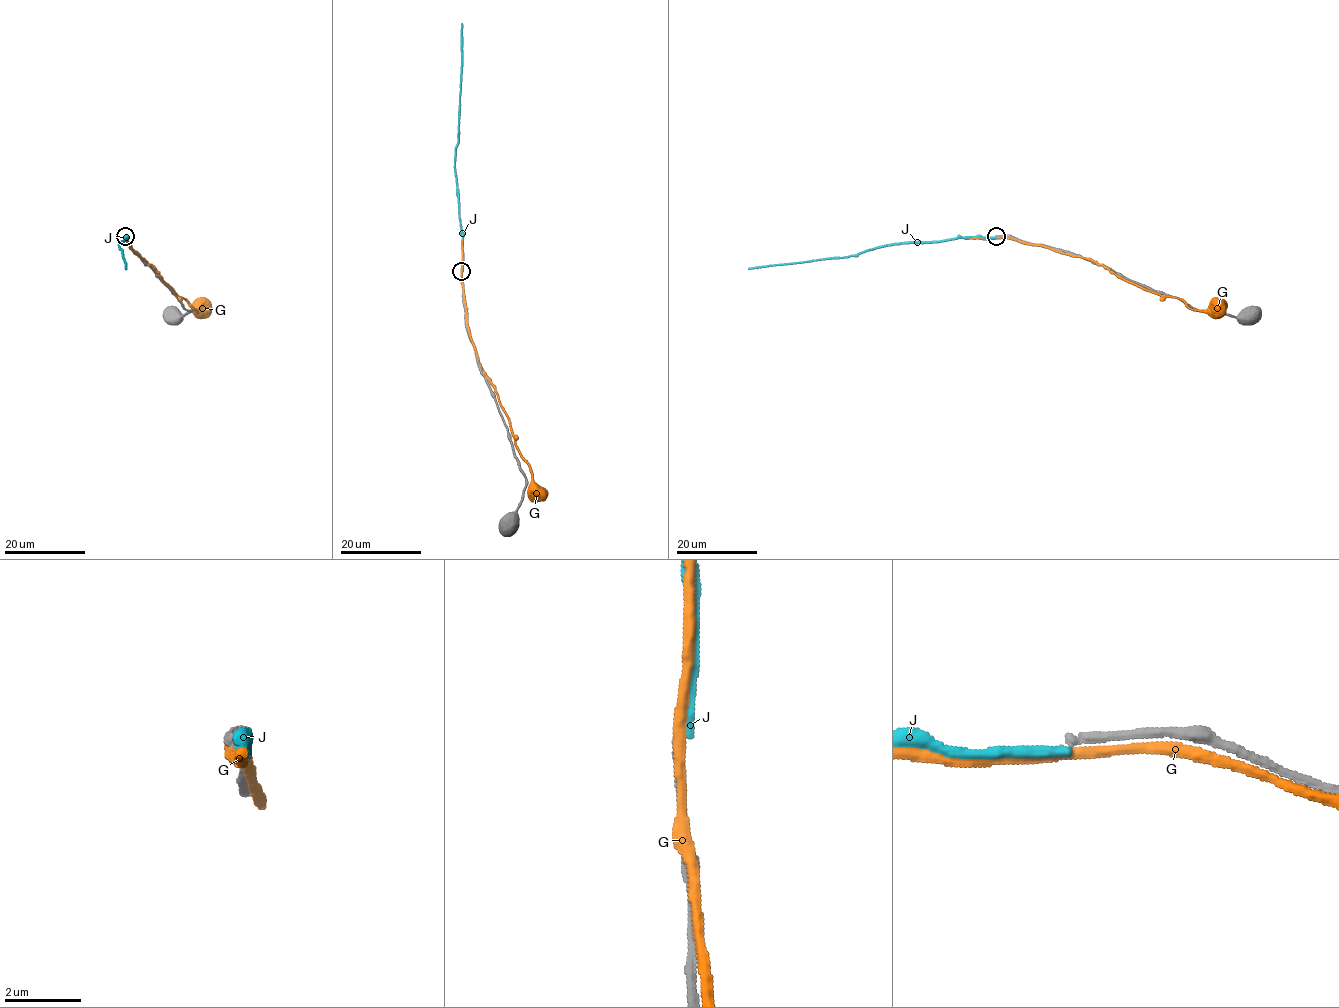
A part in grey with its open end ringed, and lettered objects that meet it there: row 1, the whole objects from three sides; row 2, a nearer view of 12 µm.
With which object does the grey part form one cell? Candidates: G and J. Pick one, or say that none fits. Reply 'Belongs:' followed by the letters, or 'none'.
Belongs: none

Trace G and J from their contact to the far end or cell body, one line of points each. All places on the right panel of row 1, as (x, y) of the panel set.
G: (997, 237), (1009, 237), (1087, 257), (1143, 289), (1179, 298), (1189, 308), (1208, 310), (1216, 306)
J: (995, 237), (886, 244), (841, 257), (748, 269)

